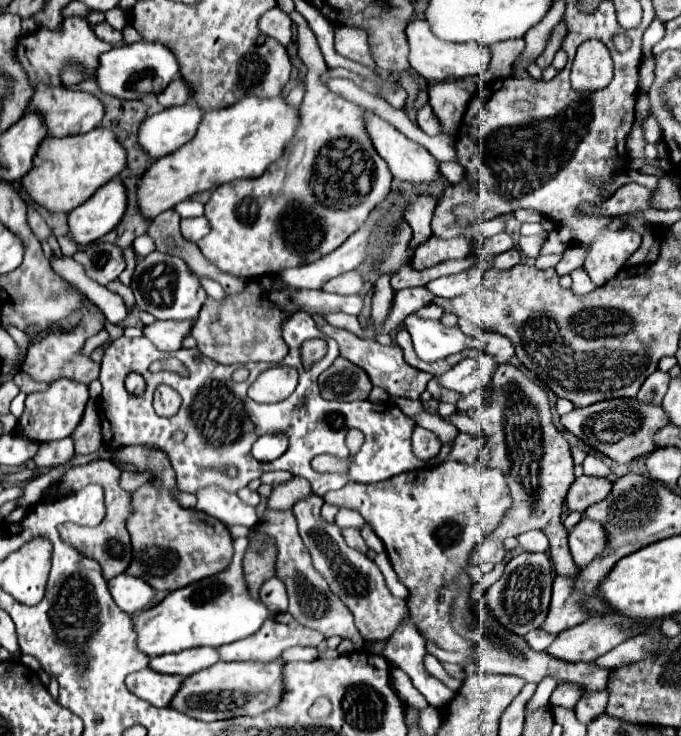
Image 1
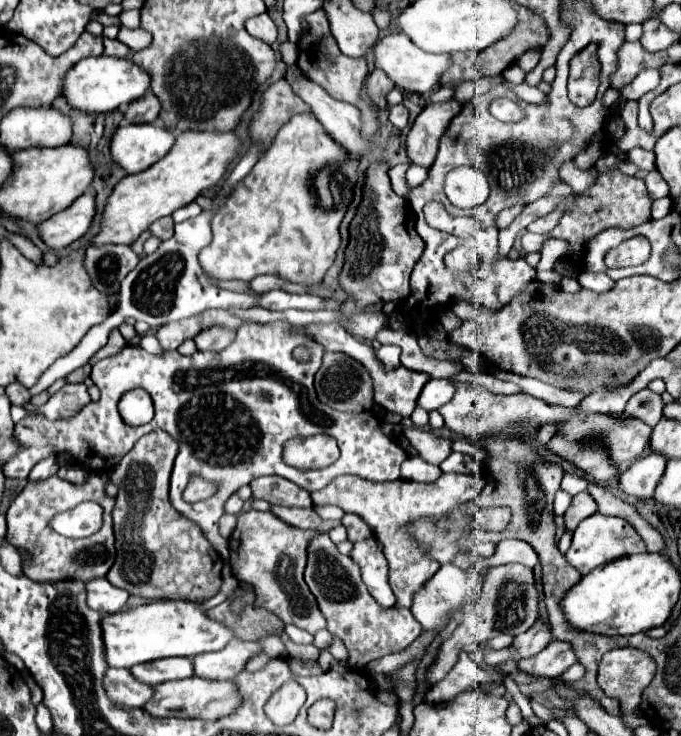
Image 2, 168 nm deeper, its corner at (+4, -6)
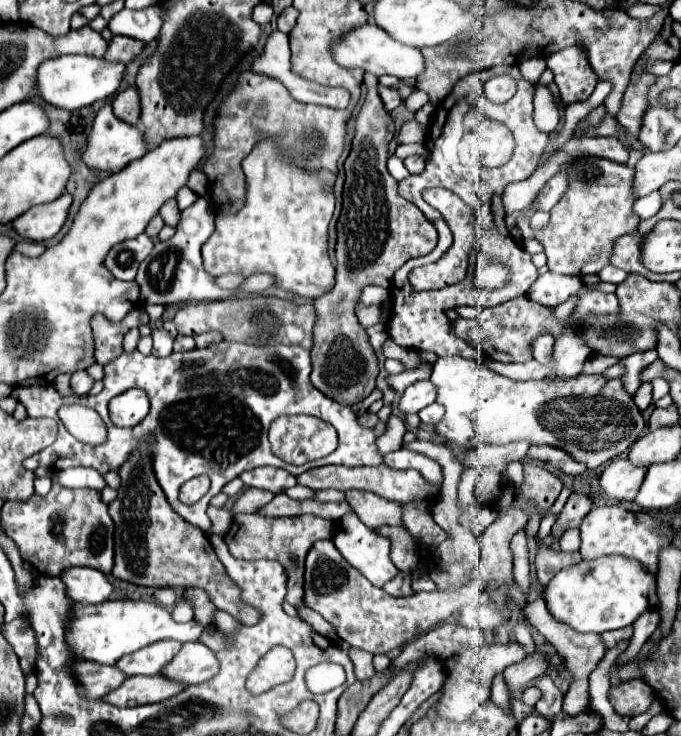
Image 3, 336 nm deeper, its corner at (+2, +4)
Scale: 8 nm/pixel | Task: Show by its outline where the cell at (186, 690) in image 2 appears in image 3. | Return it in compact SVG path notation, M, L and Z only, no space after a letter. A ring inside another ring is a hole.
M132 676L126 678L124 684L120 684L120 688L116 688L116 692L112 692L112 696L106 696L104 700L116 706L140 706L166 700L180 690L184 690L180 682L162 676Z

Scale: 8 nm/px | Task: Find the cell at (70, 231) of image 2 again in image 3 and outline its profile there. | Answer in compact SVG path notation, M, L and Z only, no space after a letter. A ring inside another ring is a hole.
M64 194L64 196L56 198L54 202L34 206L16 218L12 222L12 228L16 234L20 234L22 238L32 240L32 242L50 240L62 228L70 204L72 204L72 196Z

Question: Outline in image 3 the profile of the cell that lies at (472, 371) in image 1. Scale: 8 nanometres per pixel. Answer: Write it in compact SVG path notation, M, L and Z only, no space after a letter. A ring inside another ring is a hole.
M430 380L426 382L416 382L412 386L408 386L398 402L398 410L406 416L406 414L414 414L420 412L424 406L432 404L436 400L436 390L432 386Z

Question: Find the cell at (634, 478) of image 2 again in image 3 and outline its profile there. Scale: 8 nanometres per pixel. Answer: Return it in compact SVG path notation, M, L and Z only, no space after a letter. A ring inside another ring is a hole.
M616 458L598 476L600 492L612 500L634 500L644 476L646 466L632 466L626 458Z

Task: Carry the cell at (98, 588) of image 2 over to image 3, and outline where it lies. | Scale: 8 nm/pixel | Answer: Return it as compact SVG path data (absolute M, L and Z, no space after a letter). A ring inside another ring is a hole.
M66 568L60 574L60 580L64 580L68 596L82 604L106 602L114 592L114 586L108 582L106 574L92 568Z

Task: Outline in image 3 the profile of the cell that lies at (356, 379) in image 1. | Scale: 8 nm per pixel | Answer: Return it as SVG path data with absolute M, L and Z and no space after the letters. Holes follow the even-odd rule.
M364 74L364 84L368 86L368 94L356 118L350 154L344 160L346 182L342 192L342 214L336 226L336 286L332 292L314 302L318 320L314 328L314 346L310 350L310 382L322 394L344 406L364 400L374 390L378 376L378 358L368 342L366 328L354 314L362 288L368 284L388 288L394 272L404 262L432 252L438 242L434 224L428 222L414 204L398 196L398 182L386 170L388 142L396 134L394 120L384 110L376 92L378 78Z

